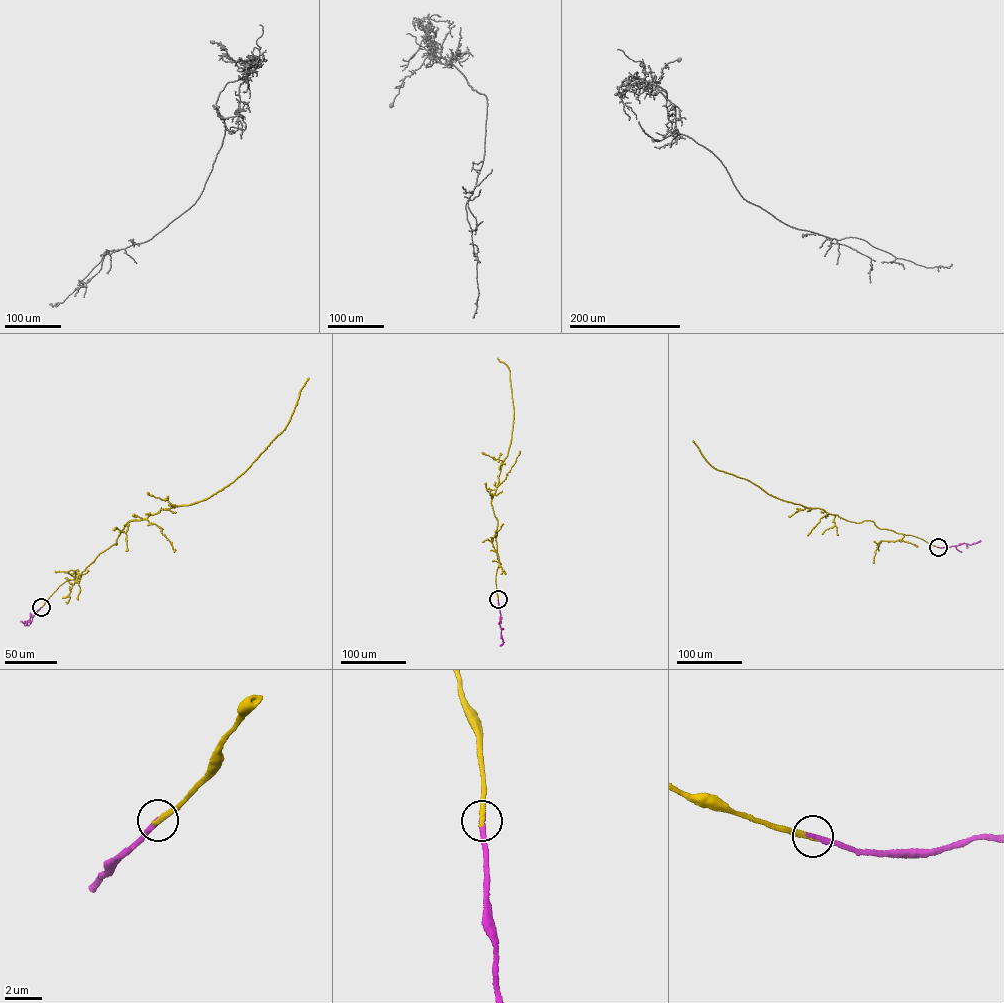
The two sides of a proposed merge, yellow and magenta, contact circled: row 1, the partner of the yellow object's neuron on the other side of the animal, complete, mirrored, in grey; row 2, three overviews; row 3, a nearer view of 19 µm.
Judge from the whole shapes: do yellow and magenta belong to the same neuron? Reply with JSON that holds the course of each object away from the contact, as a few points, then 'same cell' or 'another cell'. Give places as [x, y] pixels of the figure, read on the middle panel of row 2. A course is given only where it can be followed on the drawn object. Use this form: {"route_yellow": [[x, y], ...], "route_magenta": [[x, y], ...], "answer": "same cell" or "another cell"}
{"route_yellow": [[498, 599], [497, 524], [491, 501], [510, 443], [514, 412], [509, 369], [497, 358]], "route_magenta": [[498, 599], [503, 642], [500, 645]], "answer": "same cell"}

